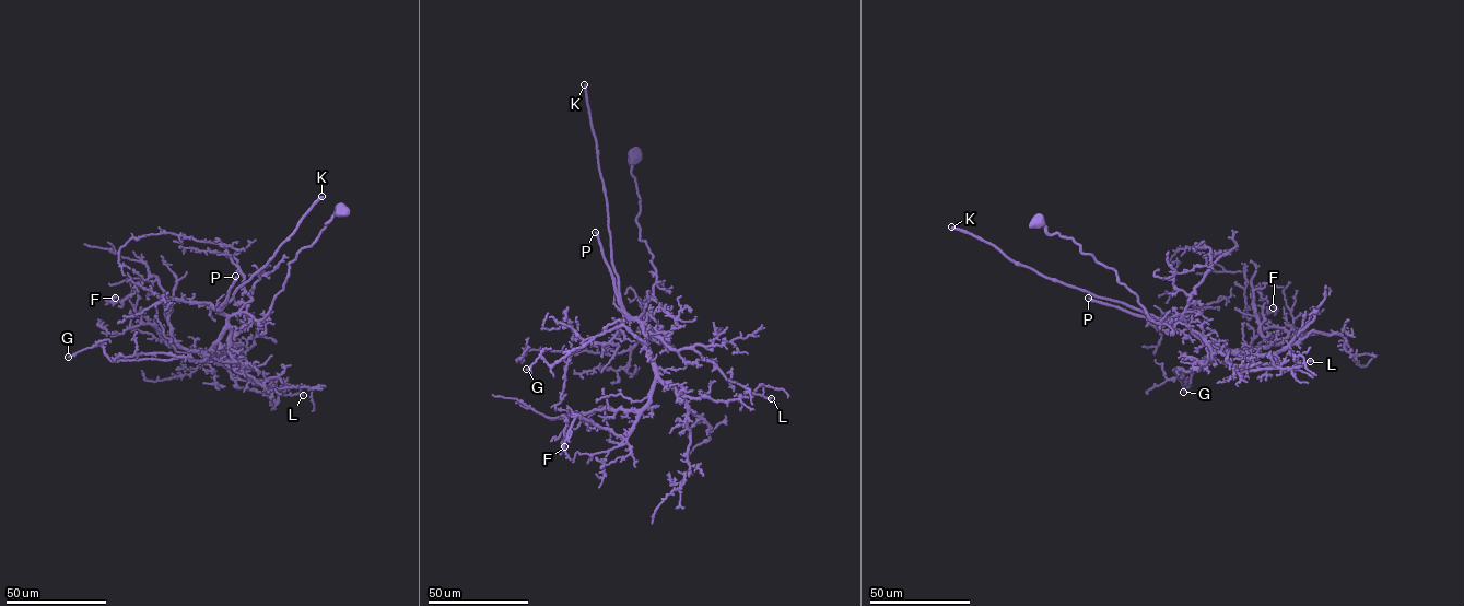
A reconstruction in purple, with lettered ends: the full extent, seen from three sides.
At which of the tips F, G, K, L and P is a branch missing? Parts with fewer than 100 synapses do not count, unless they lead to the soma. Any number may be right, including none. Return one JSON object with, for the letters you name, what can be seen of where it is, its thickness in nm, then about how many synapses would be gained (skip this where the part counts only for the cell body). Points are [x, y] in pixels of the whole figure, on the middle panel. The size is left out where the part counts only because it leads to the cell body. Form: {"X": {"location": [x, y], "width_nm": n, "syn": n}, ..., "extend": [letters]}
{"K": {"location": [584, 84], "width_nm": 480, "syn": 900}, "P": {"location": [595, 232], "width_nm": 320, "syn": 900}, "extend": ["K", "P"]}

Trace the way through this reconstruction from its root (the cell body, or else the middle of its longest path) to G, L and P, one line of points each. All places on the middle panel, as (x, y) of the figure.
G: (635, 156), (635, 220), (656, 274), (637, 318), (646, 348), (618, 326), (552, 365), (539, 357), (526, 369)
L: (635, 156), (635, 220), (656, 274), (639, 319), (675, 350), (693, 349), (727, 380), (771, 398)
P: (635, 156), (631, 173), (641, 200), (635, 220), (656, 274), (652, 296), (637, 317), (624, 310), (595, 232)

